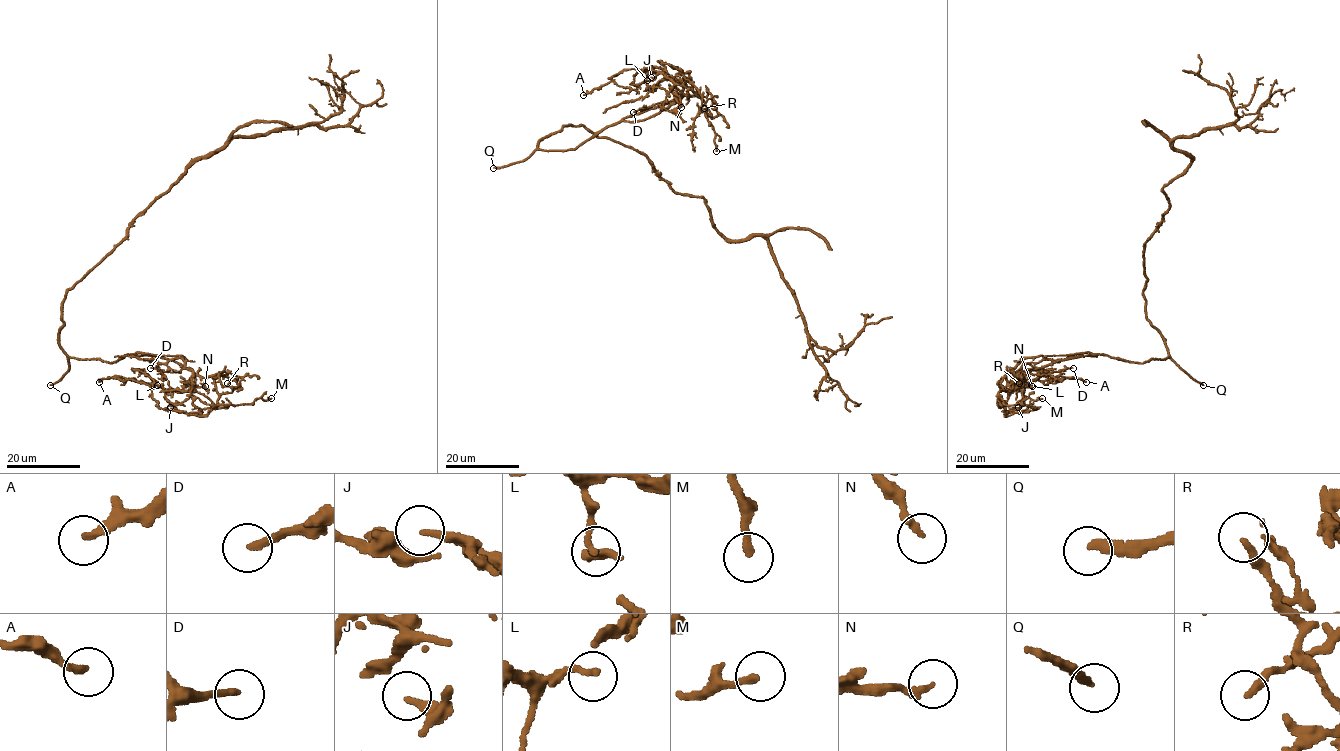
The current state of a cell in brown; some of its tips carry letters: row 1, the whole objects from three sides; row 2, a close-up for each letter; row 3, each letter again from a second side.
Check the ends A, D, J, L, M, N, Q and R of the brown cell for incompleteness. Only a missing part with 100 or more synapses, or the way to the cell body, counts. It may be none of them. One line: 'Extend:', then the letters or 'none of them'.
Extend: D, Q

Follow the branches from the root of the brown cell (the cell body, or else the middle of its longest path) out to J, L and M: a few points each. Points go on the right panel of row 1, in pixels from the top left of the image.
J: (1145, 286), (1145, 317), (1168, 358), (1093, 354), (1034, 368), (1014, 376), (1004, 414), (1018, 407)
L: (1145, 286), (1145, 317), (1160, 332), (1168, 358), (1027, 357), (1006, 379), (1009, 391), (1031, 385)
M: (1145, 286), (1145, 317), (1160, 332), (1168, 358), (1027, 357), (999, 382), (997, 405), (1042, 398)

